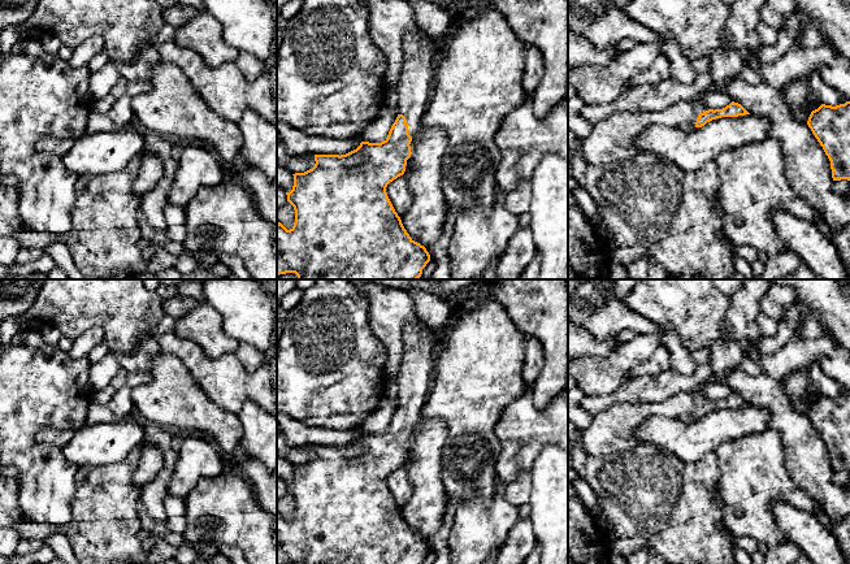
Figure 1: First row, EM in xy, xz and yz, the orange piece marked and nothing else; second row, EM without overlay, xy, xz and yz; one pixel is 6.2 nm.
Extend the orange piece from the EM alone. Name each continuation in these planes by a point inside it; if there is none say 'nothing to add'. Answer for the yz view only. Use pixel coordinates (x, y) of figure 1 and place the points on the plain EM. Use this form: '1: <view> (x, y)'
1: yz (612, 432)

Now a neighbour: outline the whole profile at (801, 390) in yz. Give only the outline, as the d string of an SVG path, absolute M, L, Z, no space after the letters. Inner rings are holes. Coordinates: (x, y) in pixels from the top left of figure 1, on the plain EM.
M802 368L785 376L780 379L780 383L793 409L801 415L807 415L811 403L823 395L816 383L811 379L808 368Z

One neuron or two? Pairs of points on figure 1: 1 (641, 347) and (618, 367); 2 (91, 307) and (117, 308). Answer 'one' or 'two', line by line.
1: one
2: one

